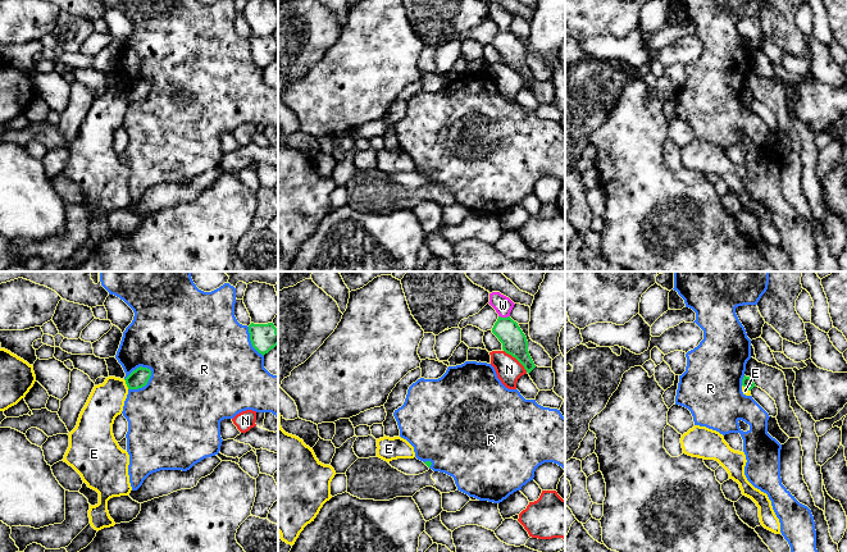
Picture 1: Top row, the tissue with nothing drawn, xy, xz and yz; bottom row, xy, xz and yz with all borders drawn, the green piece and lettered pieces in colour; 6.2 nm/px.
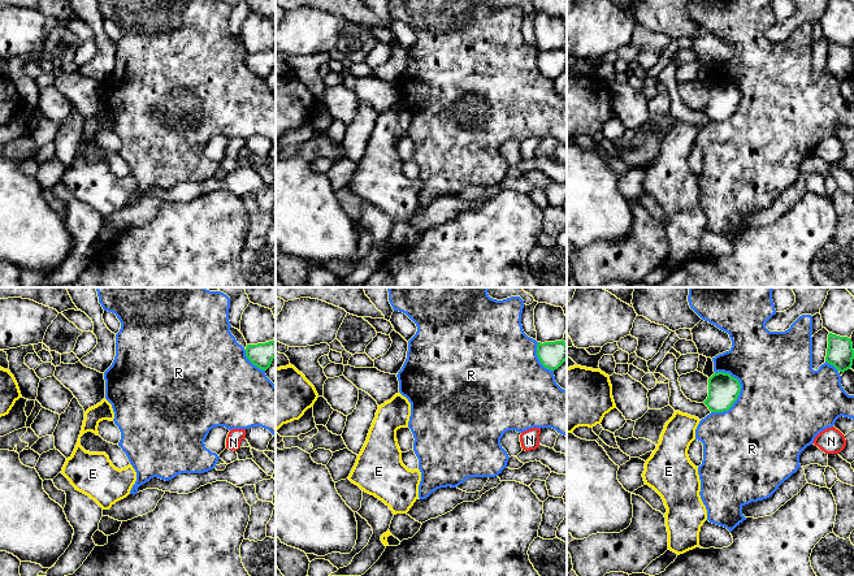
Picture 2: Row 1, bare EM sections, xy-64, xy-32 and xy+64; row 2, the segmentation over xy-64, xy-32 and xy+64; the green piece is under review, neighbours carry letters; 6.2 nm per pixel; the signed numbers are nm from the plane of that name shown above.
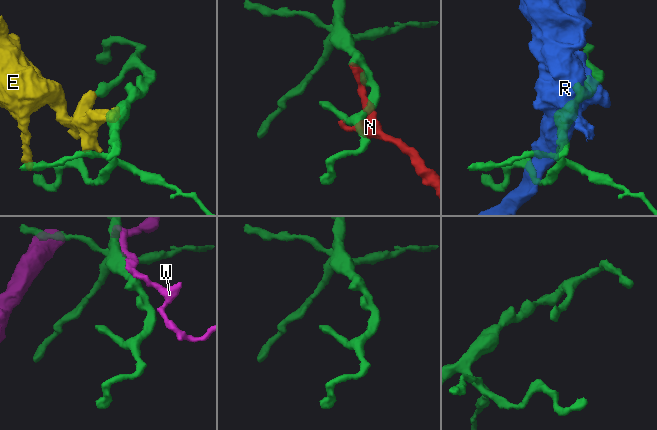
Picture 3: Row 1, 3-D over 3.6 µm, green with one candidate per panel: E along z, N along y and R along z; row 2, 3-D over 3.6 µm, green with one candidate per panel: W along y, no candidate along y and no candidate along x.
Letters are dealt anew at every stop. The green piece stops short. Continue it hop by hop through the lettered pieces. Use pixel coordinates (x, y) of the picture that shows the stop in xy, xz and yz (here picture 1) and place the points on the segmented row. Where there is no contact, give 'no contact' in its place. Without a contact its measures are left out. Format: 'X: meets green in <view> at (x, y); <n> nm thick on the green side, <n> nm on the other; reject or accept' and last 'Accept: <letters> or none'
E: meets green in xy at (126, 383); 120 nm thick on the green side, 220 nm on the other; reject
N: meets green in xz at (517, 359); 160 nm thick on the green side, 160 nm on the other; reject
R: meets green in xy at (144, 386); 120 nm thick on the green side, 500 nm on the other; reject
W: meets green in xz at (504, 318); 160 nm thick on the green side, 120 nm on the other; reject
Accept: none

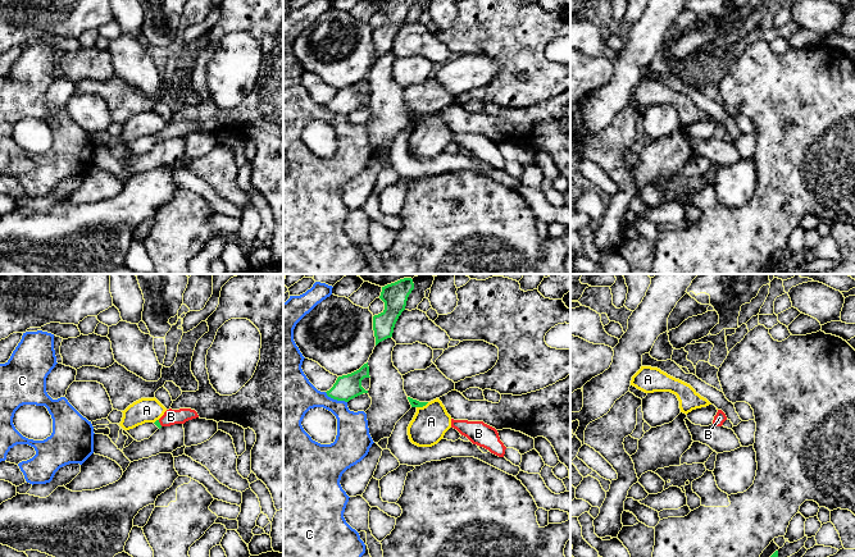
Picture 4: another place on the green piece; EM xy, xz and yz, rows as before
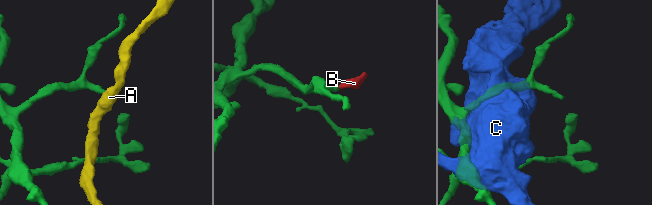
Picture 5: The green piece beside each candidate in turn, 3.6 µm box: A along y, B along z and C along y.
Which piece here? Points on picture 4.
A: meets green in xz at (422, 406); 50 nm thick on the green side, 220 nm on the other; reject
B: meets green in xy at (159, 423); 40 nm thick on the green side, 100 nm on the other; accept
C: meets green in xz at (336, 398); 160 nm thick on the green side, 240 nm on the other; reject
Accept: B

